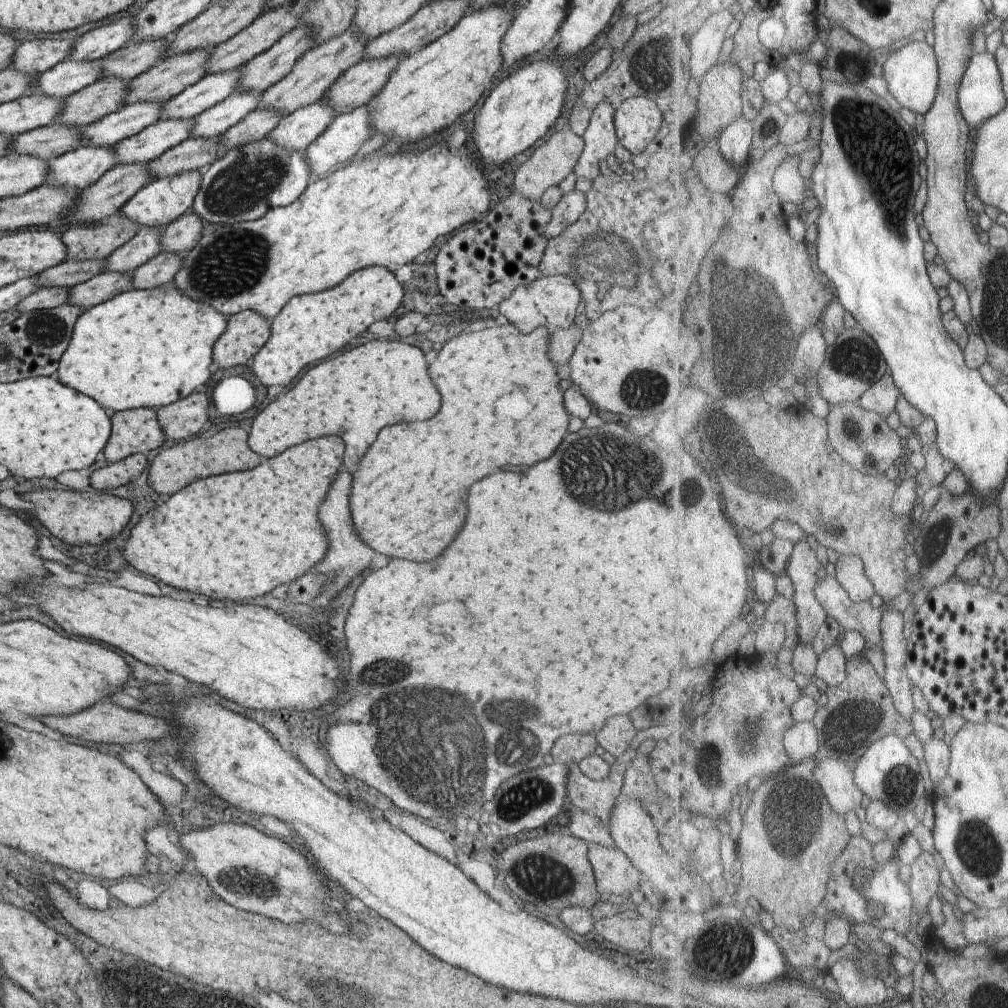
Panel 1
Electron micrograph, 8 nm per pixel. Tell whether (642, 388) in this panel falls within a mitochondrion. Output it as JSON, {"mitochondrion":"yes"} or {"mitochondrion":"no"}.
{"mitochondrion":"yes"}

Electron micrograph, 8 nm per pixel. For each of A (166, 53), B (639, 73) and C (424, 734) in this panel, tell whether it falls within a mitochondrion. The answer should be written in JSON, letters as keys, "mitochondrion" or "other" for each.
{"A":"other","B":"mitochondrion","C":"mitochondrion"}

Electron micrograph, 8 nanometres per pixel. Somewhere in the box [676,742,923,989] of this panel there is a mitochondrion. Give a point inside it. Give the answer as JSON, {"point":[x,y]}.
{"point":[790,800]}

